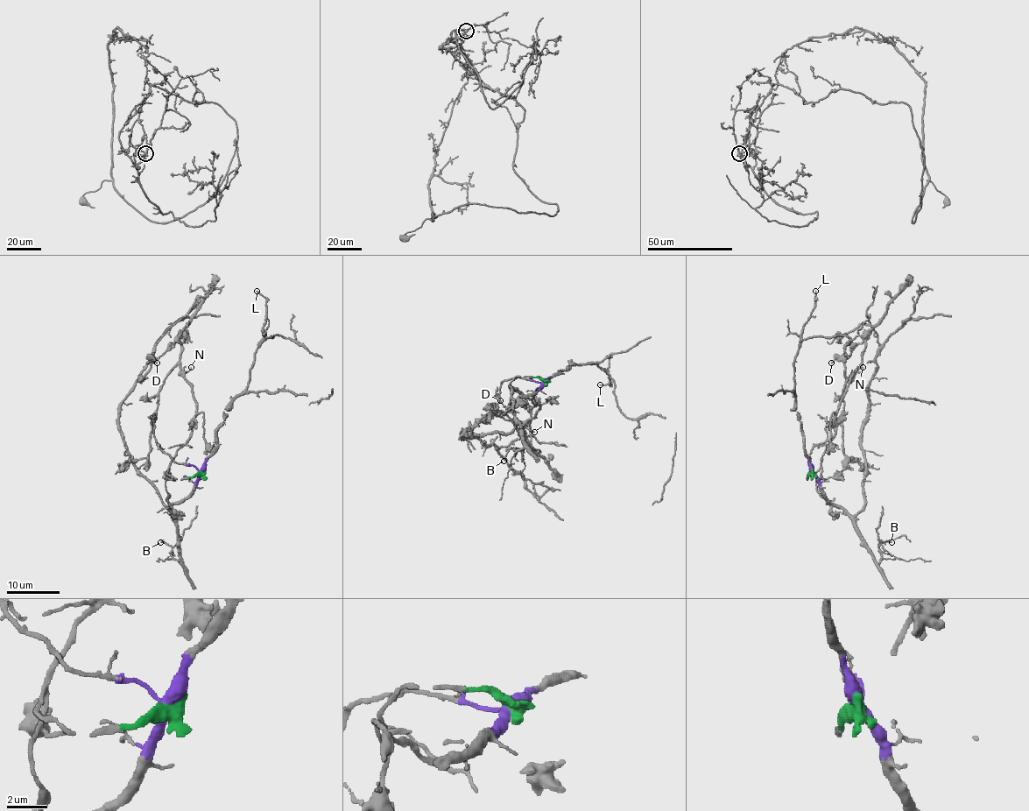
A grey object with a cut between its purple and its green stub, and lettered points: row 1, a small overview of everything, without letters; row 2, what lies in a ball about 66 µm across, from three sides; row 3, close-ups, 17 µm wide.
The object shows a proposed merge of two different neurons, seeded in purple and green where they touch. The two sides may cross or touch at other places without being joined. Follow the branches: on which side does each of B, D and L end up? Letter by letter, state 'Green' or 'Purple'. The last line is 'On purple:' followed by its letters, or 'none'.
B: Purple
D: Green
L: Purple
On purple: B, L

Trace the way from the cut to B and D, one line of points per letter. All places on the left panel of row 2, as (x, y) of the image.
B: (200, 472), (193, 490), (170, 508), (170, 515), (176, 523), (179, 562), (172, 556), (169, 545), (161, 542)
D: (202, 472), (167, 474), (192, 433), (195, 402), (181, 345), (151, 358), (157, 363)

